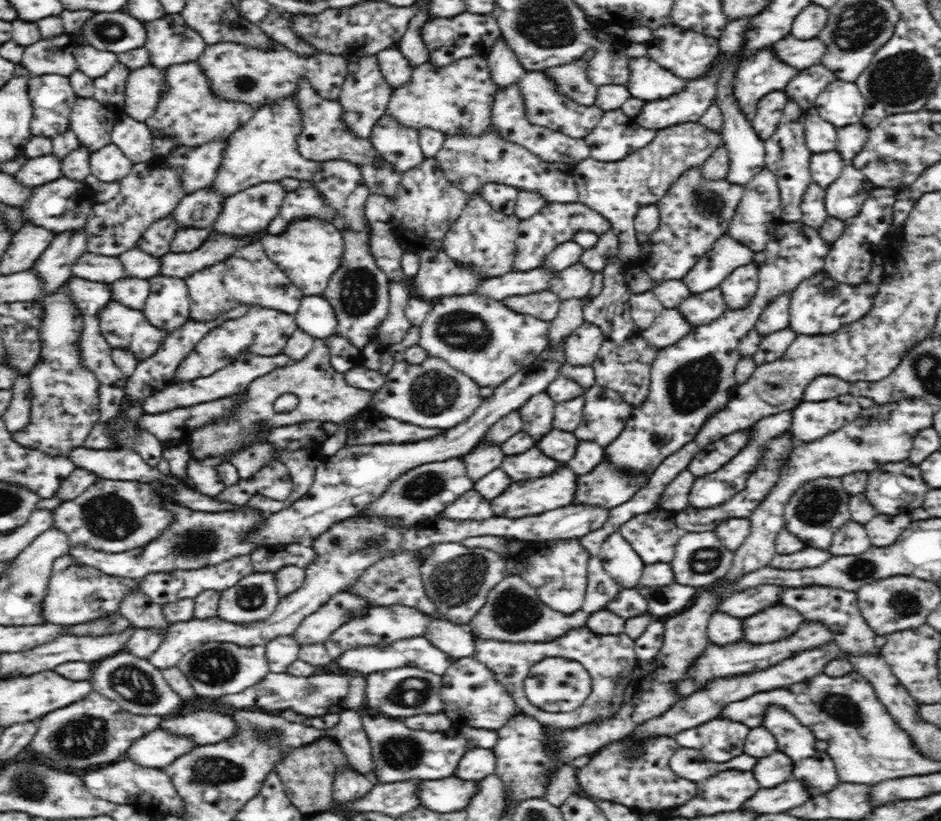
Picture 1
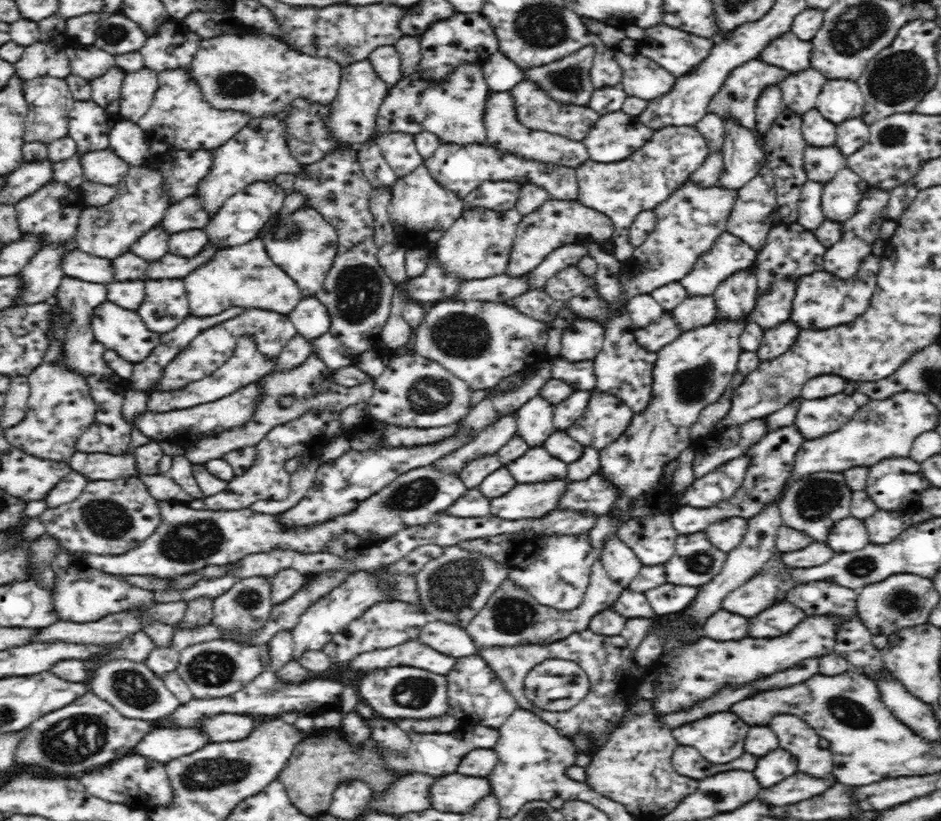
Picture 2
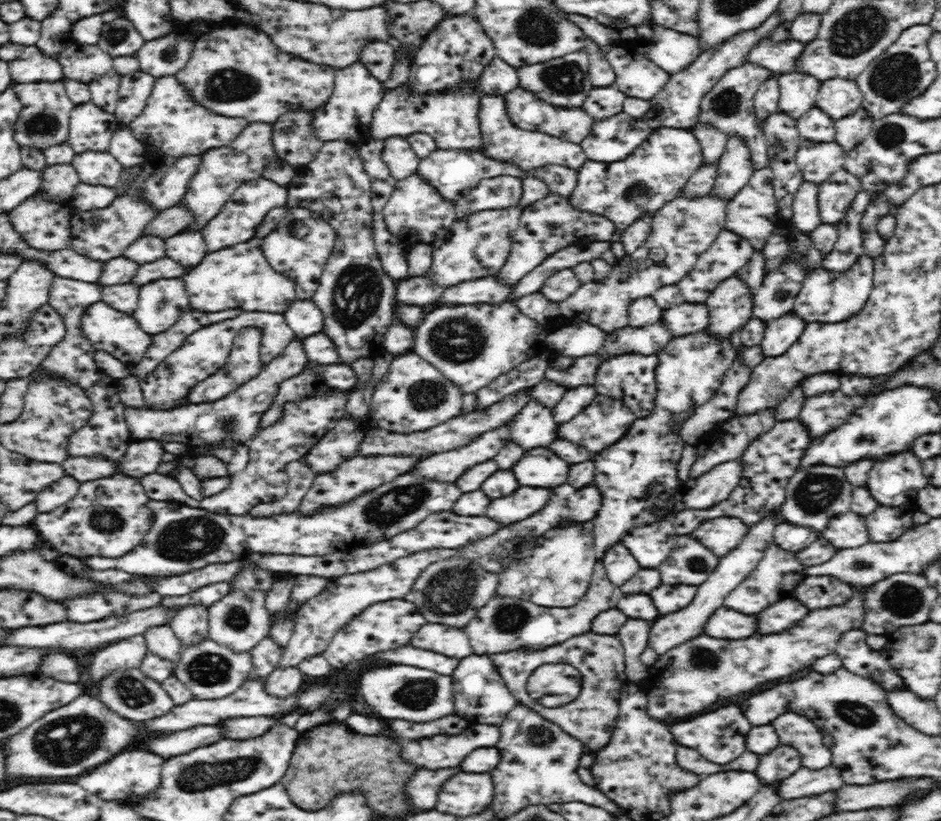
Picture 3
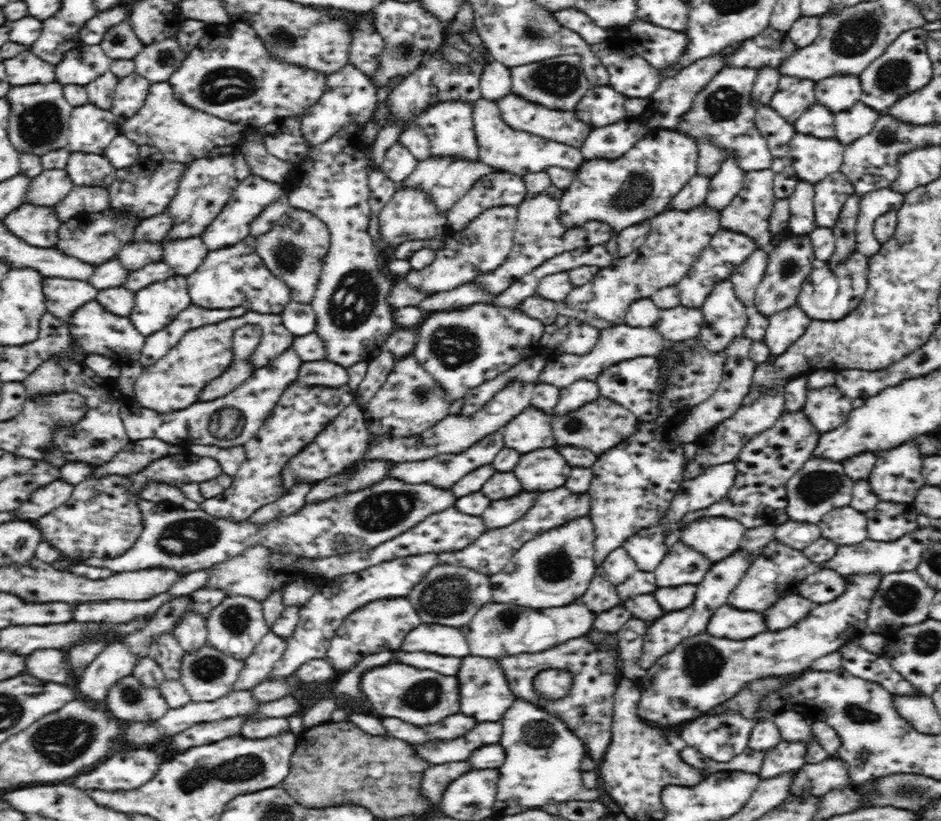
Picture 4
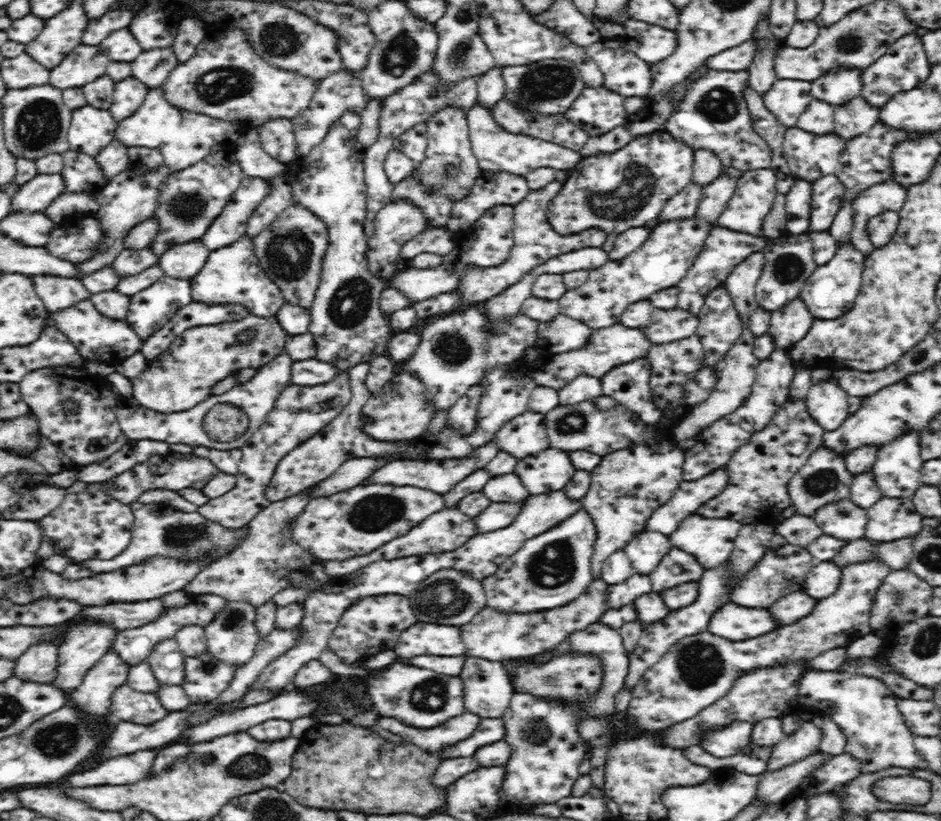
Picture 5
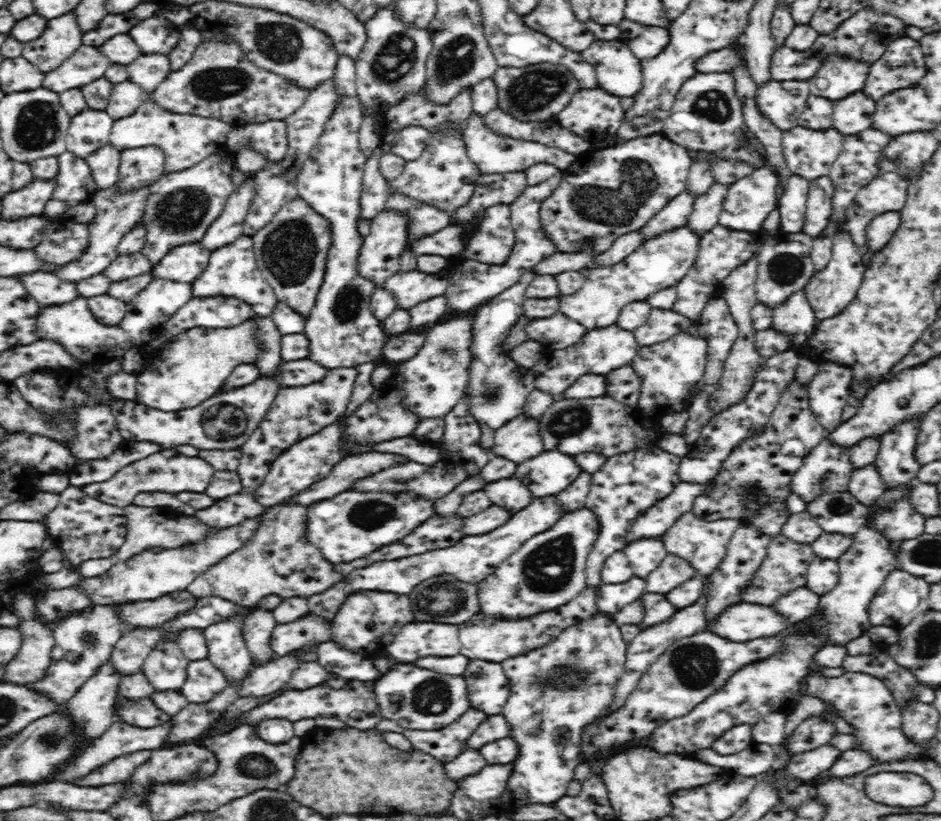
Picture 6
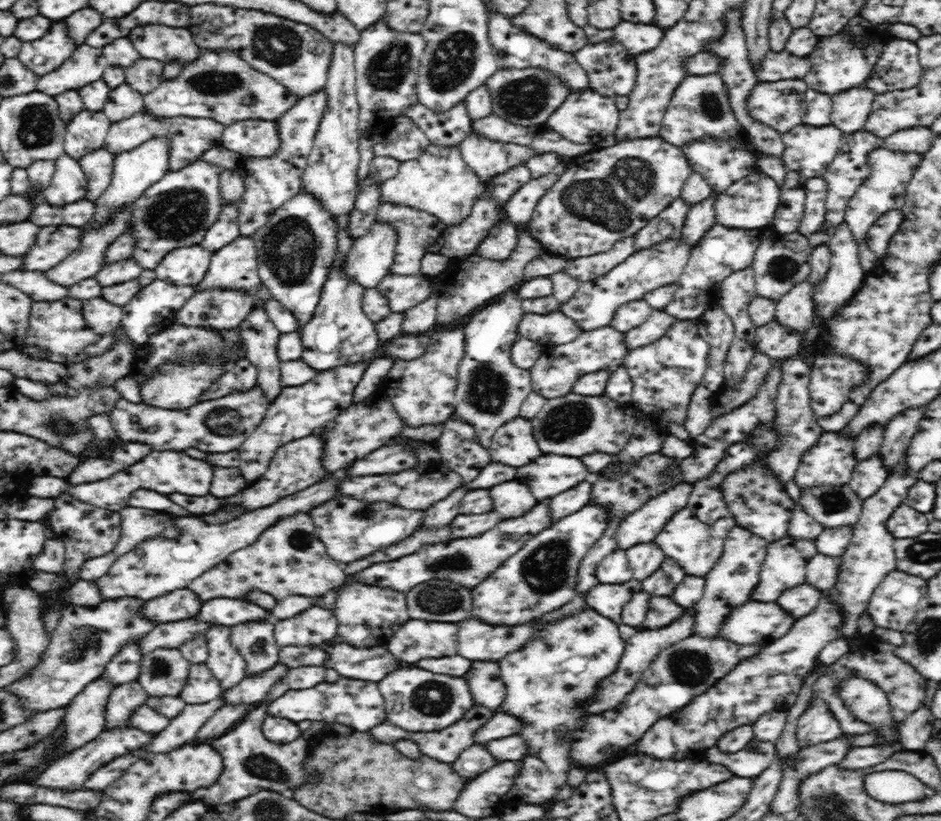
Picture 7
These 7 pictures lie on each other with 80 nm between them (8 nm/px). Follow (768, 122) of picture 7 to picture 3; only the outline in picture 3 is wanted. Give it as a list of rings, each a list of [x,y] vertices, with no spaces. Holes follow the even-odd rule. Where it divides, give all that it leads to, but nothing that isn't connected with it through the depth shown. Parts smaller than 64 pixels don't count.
[[[799,72],[781,73],[778,83],[779,109],[795,119],[815,106],[816,95],[822,84],[816,77]]]

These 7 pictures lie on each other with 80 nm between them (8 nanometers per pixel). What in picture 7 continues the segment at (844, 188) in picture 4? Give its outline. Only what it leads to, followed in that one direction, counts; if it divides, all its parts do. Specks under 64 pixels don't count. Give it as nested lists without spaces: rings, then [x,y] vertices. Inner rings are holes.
[[[809,178],[805,184],[805,211],[797,231],[800,234],[811,235],[823,226],[827,207],[825,198],[828,185],[822,178]]]

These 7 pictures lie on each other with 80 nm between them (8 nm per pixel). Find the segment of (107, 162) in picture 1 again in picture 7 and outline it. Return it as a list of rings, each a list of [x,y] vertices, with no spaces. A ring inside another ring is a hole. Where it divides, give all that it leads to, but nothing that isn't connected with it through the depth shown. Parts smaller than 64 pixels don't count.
[[[64,154],[55,160],[55,171],[43,196],[50,205],[60,207],[85,198],[88,179],[77,159]]]

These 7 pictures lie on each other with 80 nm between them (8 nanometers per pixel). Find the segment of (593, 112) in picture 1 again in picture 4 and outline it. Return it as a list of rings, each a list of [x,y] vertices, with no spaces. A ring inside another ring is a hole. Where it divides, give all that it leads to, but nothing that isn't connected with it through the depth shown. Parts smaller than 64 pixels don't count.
[[[512,92],[504,95],[497,100],[502,120],[511,126],[514,130],[522,130],[530,134],[537,134],[548,140],[555,140],[568,146],[580,149],[584,140],[591,132],[591,126],[584,124],[579,118],[575,117],[573,111],[566,110],[550,110],[545,106],[530,102],[525,98],[520,98]]]

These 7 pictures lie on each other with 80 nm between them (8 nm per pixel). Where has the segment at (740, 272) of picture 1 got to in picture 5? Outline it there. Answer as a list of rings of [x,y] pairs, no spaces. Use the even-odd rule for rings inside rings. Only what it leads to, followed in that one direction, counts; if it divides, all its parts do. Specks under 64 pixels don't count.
[[[722,285],[706,296],[698,316],[700,324],[696,334],[702,342],[706,363],[717,365],[741,338],[743,331],[726,286]]]

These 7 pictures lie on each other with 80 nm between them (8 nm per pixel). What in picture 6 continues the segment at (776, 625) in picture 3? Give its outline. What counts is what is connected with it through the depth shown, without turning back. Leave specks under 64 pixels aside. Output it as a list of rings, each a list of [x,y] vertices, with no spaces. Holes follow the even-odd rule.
[[[796,588],[786,596],[780,596],[774,608],[790,618],[790,622],[800,622],[800,618],[812,616],[812,612],[818,608],[818,598],[820,596],[808,592],[808,588]]]

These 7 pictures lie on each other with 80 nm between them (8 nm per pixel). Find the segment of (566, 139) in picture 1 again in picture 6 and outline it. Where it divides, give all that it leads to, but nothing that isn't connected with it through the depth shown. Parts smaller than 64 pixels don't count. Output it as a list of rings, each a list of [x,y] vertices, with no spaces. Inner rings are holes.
[[[472,112],[470,114],[468,124],[466,124],[462,135],[468,158],[478,167],[481,174],[506,174],[507,172],[526,171],[528,167],[538,163],[552,164],[554,167],[567,171],[577,159],[577,155],[564,152],[560,148],[496,134],[486,126],[482,113]]]

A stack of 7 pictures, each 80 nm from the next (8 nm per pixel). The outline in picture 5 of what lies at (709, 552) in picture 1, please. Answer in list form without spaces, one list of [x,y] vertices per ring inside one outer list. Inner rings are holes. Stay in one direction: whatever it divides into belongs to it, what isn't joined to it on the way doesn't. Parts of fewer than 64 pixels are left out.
[[[671,548],[667,556],[649,574],[654,592],[664,592],[672,586],[698,580],[705,570],[692,554]]]

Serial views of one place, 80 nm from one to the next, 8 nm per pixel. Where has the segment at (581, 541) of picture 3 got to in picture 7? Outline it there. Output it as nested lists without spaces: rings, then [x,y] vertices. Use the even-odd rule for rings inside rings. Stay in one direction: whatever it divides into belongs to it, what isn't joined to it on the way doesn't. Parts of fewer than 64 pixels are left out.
[[[588,503],[528,539],[516,554],[471,589],[476,610],[472,616],[484,620],[484,624],[526,624],[568,604],[578,594],[579,566],[606,528],[608,514],[596,504]]]

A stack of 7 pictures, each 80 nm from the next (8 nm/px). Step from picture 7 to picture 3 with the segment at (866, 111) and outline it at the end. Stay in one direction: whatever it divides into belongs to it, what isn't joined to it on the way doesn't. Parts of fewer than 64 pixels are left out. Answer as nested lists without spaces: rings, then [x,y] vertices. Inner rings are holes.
[[[862,107],[852,114],[840,117],[835,120],[836,143],[844,149],[844,152],[852,150],[871,133],[872,122]]]

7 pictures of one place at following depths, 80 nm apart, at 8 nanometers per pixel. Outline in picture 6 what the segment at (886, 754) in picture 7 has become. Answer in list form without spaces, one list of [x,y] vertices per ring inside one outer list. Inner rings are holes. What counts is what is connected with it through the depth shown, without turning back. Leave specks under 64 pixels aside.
[[[852,748],[841,752],[841,756],[837,758],[834,765],[828,771],[822,772],[816,779],[808,782],[808,784],[811,787],[815,787],[818,784],[828,783],[832,779],[850,778],[850,776],[856,776],[856,774],[864,772],[872,765],[874,765],[874,762],[864,751]]]

